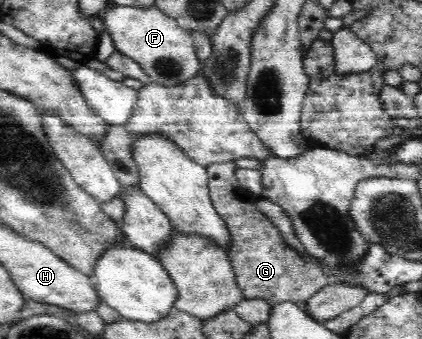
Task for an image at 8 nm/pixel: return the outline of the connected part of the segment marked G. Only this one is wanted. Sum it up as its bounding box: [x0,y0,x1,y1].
[207,163,332,305]

